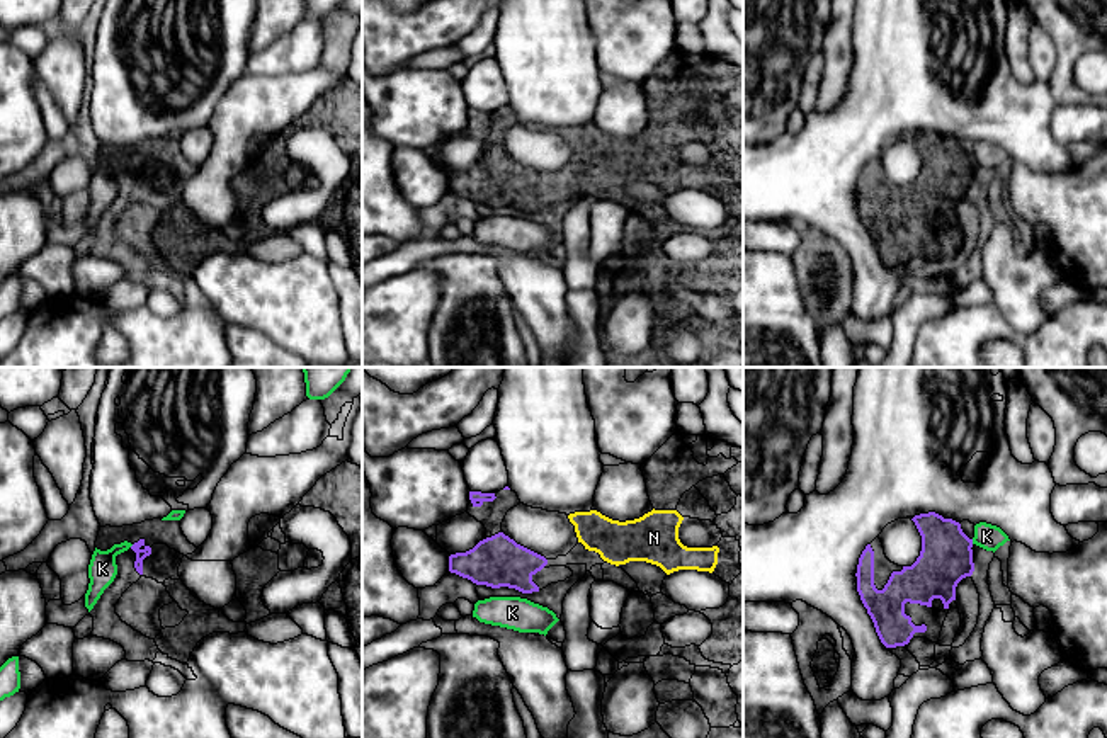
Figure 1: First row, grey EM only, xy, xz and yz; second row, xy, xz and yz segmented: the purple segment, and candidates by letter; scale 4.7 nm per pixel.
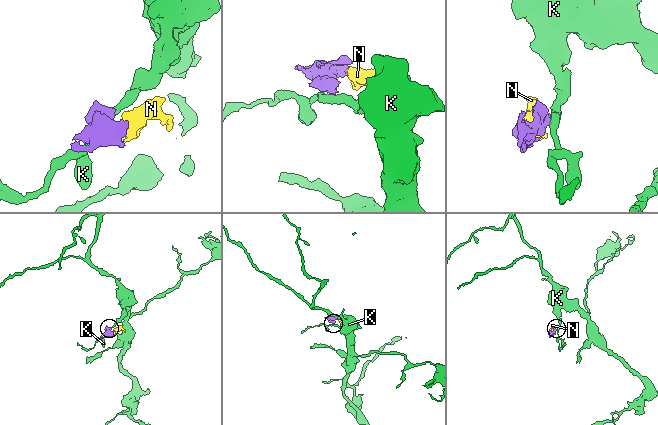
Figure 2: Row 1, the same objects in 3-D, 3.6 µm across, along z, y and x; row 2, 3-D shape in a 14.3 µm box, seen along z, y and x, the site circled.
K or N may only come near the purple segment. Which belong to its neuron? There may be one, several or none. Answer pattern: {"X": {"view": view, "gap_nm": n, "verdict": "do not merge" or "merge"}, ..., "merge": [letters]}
{"K": {"view": "xy", "gap_nm": 0, "verdict": "do not merge"}, "N": {"view": "xz", "gap_nm": 180, "verdict": "merge"}, "merge": ["N"]}

